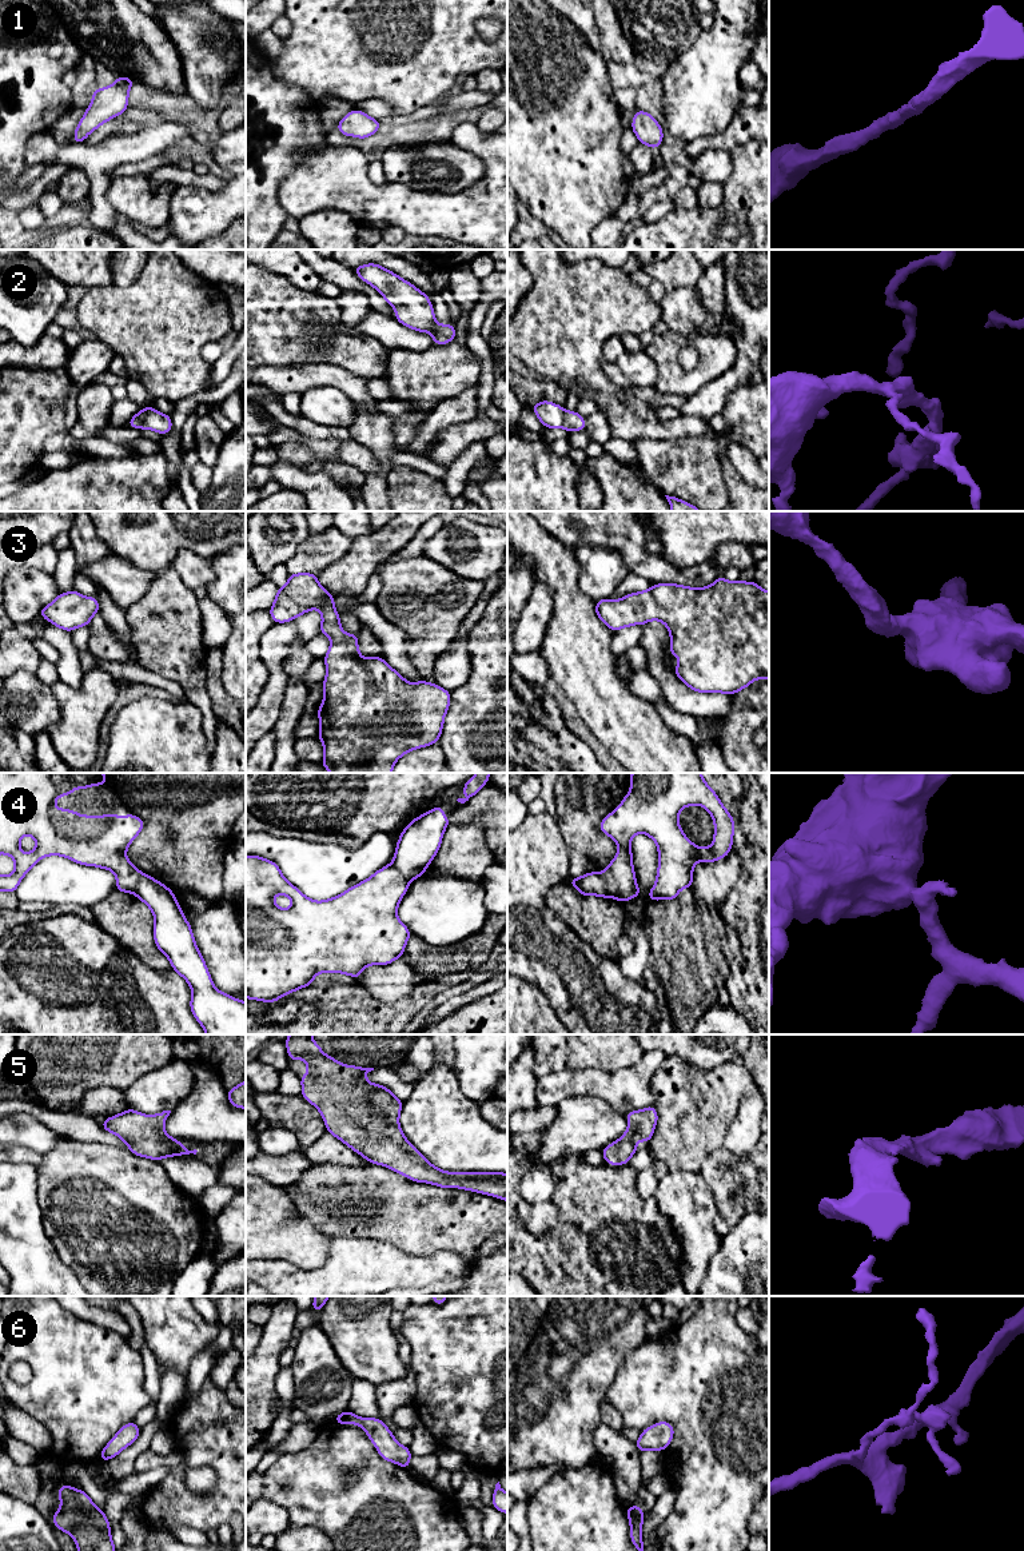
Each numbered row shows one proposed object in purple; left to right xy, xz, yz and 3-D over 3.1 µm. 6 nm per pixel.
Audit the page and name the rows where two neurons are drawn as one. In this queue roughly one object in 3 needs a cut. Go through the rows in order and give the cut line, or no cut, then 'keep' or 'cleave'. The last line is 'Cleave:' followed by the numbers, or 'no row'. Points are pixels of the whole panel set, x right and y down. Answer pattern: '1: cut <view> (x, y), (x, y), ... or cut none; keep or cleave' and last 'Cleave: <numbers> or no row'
1: cut none; keep
2: cut none; keep
3: cut none; keep
4: cut yz (600, 873), (610, 896); cleave
5: cut none; keep
6: cut none; keep
Cleave: 4

